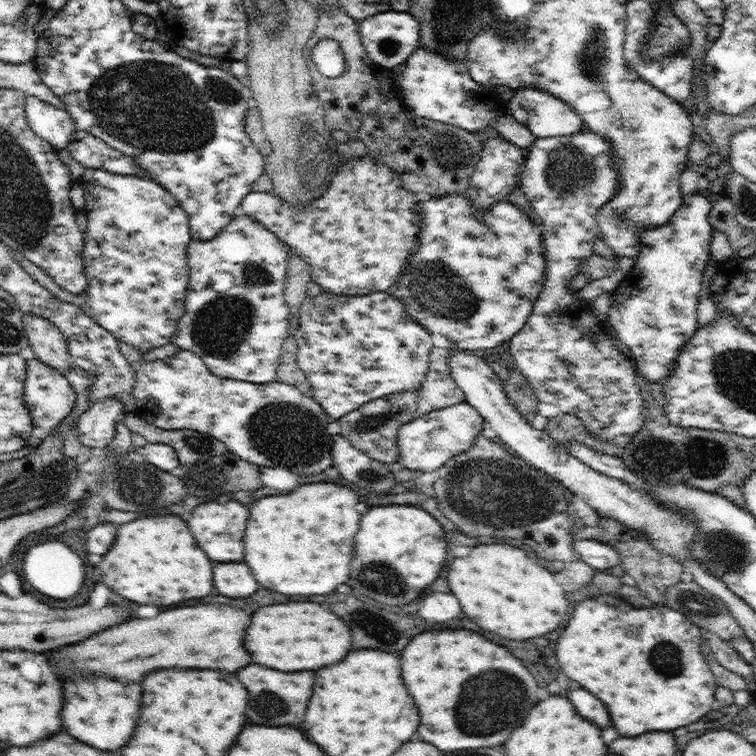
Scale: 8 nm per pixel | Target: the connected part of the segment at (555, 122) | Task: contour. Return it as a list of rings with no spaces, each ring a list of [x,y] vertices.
[[[518,88],[514,89],[514,92],[512,99],[507,102],[508,114],[526,126],[536,138],[574,135],[585,128],[574,109],[566,102],[552,96],[547,90]]]

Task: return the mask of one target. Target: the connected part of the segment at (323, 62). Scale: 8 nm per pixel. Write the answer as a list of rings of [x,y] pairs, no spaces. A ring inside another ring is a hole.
[[[323,39],[311,50],[311,60],[320,74],[328,78],[340,76],[345,69],[345,56],[338,42]]]

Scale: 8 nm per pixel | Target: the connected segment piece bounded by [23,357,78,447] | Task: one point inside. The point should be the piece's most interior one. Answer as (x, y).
(48, 393)

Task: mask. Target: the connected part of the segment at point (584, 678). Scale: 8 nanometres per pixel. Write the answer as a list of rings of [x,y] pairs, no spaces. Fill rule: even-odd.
[[[598,594],[576,606],[574,616],[560,634],[556,656],[566,676],[606,704],[618,732],[632,736],[650,730],[676,730],[710,712],[716,684],[713,672],[700,651],[702,638],[701,628],[682,612],[665,605],[638,610],[617,594]]]

